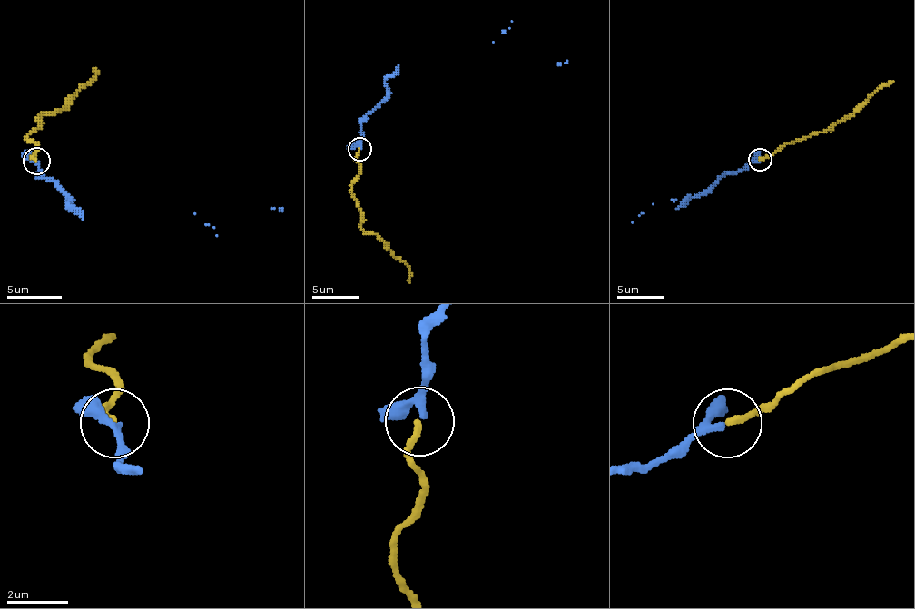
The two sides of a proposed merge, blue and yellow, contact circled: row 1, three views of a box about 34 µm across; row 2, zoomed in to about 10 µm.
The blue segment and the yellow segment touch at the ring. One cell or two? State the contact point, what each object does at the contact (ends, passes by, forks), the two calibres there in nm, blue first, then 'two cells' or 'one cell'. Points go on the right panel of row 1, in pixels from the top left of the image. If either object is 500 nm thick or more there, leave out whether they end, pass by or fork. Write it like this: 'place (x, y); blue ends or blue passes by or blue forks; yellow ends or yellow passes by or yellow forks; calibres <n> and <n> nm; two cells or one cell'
place (760, 159); blue passes by; yellow ends; calibres 190 and 220 nm; one cell

